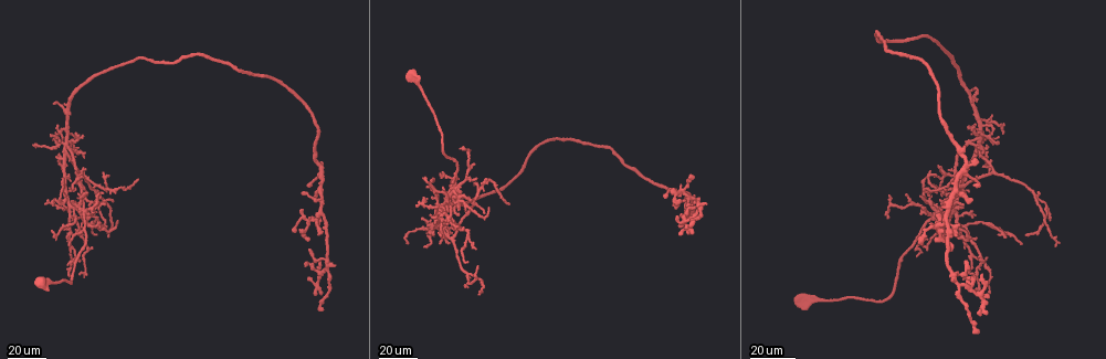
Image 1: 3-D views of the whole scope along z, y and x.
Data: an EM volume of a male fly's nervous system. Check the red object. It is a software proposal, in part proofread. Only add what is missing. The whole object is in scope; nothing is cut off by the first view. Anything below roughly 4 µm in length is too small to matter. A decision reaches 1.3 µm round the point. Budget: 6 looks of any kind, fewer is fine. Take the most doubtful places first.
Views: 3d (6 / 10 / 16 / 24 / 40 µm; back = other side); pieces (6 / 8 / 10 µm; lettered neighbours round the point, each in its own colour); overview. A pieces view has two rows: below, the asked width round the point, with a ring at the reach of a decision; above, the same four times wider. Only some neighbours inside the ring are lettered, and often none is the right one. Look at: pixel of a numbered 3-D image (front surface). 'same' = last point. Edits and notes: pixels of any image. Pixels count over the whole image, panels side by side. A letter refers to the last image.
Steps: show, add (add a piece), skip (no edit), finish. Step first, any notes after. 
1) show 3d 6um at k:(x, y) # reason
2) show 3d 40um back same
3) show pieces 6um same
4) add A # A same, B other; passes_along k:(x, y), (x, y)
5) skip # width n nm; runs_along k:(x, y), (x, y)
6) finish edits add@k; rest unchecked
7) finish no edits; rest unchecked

show 3d 24um at 1:(478, 292) # long arm stops here

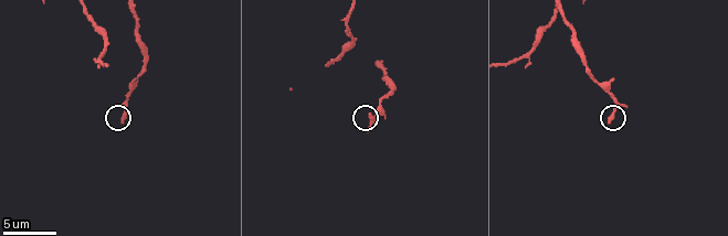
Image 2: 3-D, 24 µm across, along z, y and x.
show pieces 6um at 2:(122, 123)

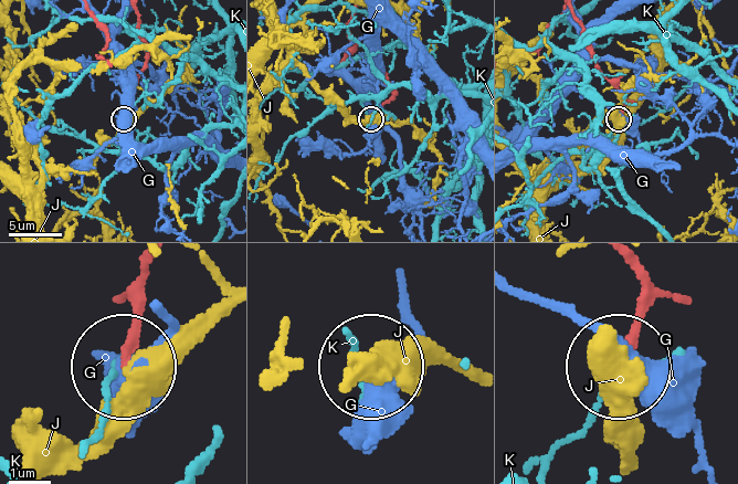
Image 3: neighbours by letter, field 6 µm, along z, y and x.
skip # G other, J other, K other; runs_along 3:(148, 264), (141, 328), (124, 367); no lettered piece goes on from it

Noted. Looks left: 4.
show 3d 24um at 1:(963, 205) # free end

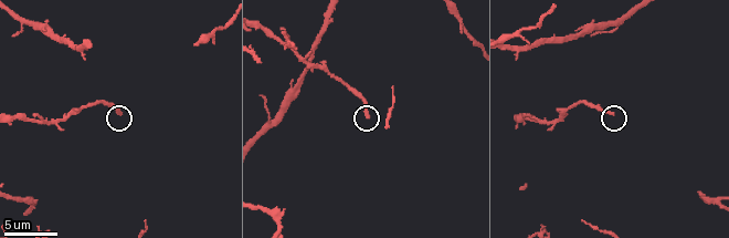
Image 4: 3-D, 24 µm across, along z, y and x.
show pieces 8um at 4:(610, 111)

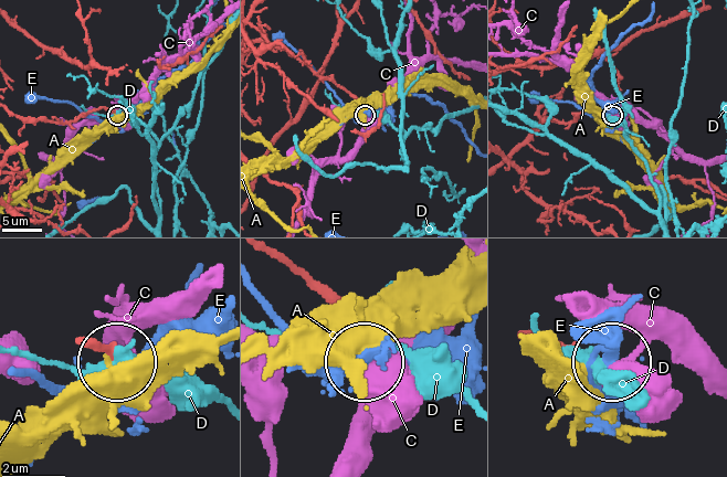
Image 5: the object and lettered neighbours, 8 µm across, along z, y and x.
skip # A other, C other, D other, E other; no lettered piece goes on from it

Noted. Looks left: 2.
show 3d 24um at 1:(139, 179) # branch stops here

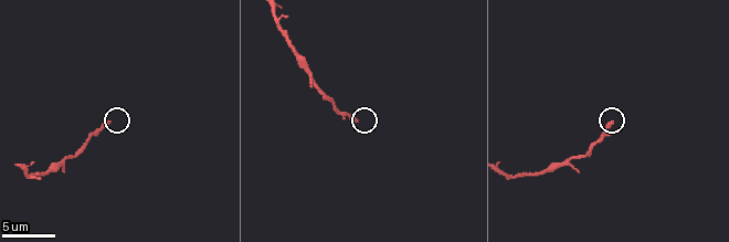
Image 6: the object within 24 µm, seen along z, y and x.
show pieces 6um at 6:(612, 123) # see the neighbours

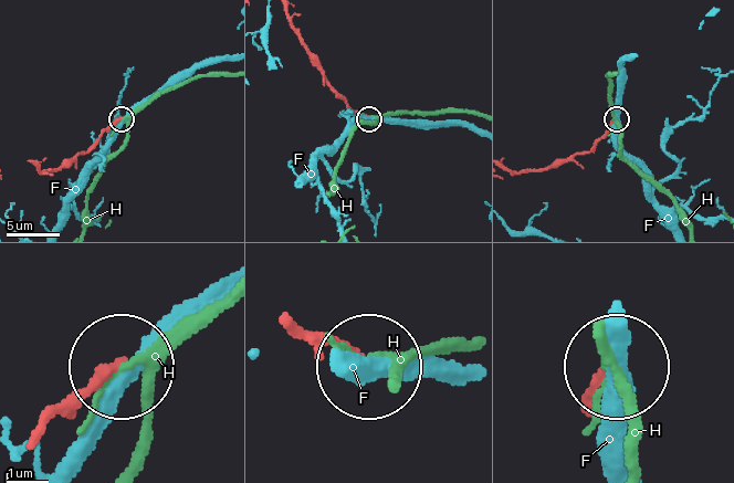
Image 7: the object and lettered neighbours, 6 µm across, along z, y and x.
skip # F other, H other; runs_along 7:(297, 325), (339, 338), (368, 364); no lettered piece goes on from it

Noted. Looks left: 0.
finish no edits; rest unchecked

